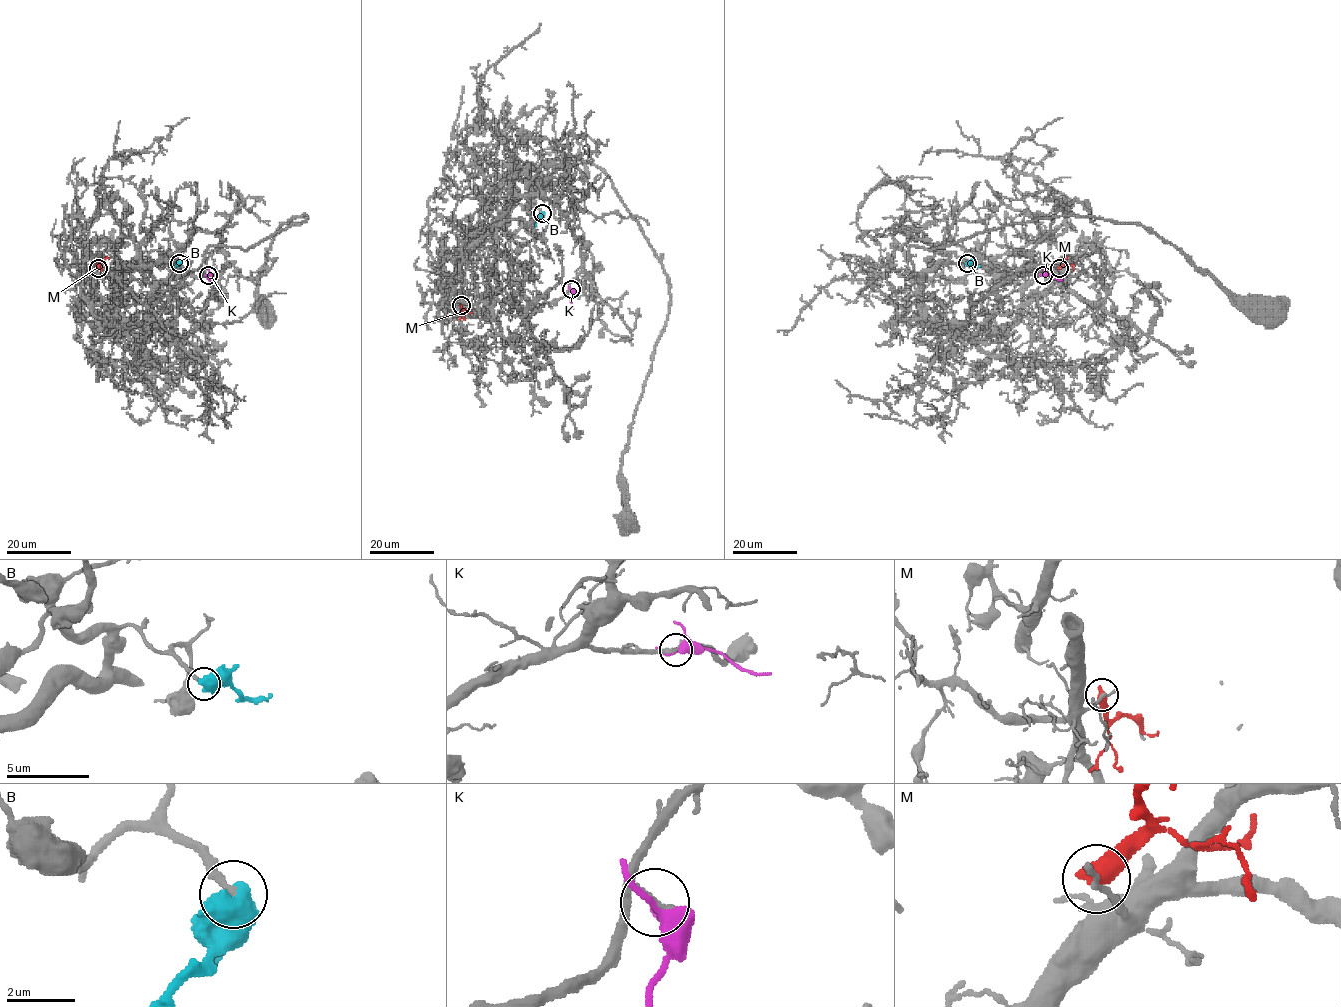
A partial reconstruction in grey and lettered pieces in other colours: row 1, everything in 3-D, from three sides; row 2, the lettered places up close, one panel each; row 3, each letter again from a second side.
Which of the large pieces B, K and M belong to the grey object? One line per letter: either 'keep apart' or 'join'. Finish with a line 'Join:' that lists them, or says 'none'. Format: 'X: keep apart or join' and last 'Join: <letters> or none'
B: join
K: keep apart
M: keep apart
Join: B

